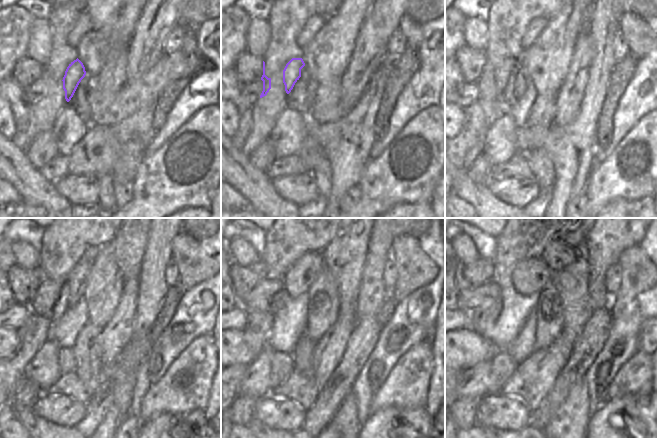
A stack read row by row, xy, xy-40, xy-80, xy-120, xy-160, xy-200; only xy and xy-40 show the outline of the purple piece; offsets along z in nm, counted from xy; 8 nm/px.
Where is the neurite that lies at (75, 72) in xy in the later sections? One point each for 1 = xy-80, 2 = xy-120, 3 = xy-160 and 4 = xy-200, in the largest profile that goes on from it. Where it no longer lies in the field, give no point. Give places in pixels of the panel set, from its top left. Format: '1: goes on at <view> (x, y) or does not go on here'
1: goes on at xy-80 (493, 78)
2: goes on at xy-120 (49, 291)
3: goes on at xy-160 (260, 298)
4: goes on at xy-200 (484, 295)

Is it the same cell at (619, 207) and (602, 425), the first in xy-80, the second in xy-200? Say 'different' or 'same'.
same

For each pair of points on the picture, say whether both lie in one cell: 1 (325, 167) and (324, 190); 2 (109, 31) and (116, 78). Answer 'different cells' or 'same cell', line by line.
1: same cell
2: same cell

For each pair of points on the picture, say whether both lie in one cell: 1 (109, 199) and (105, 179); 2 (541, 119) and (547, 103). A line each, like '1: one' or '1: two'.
1: one
2: one

